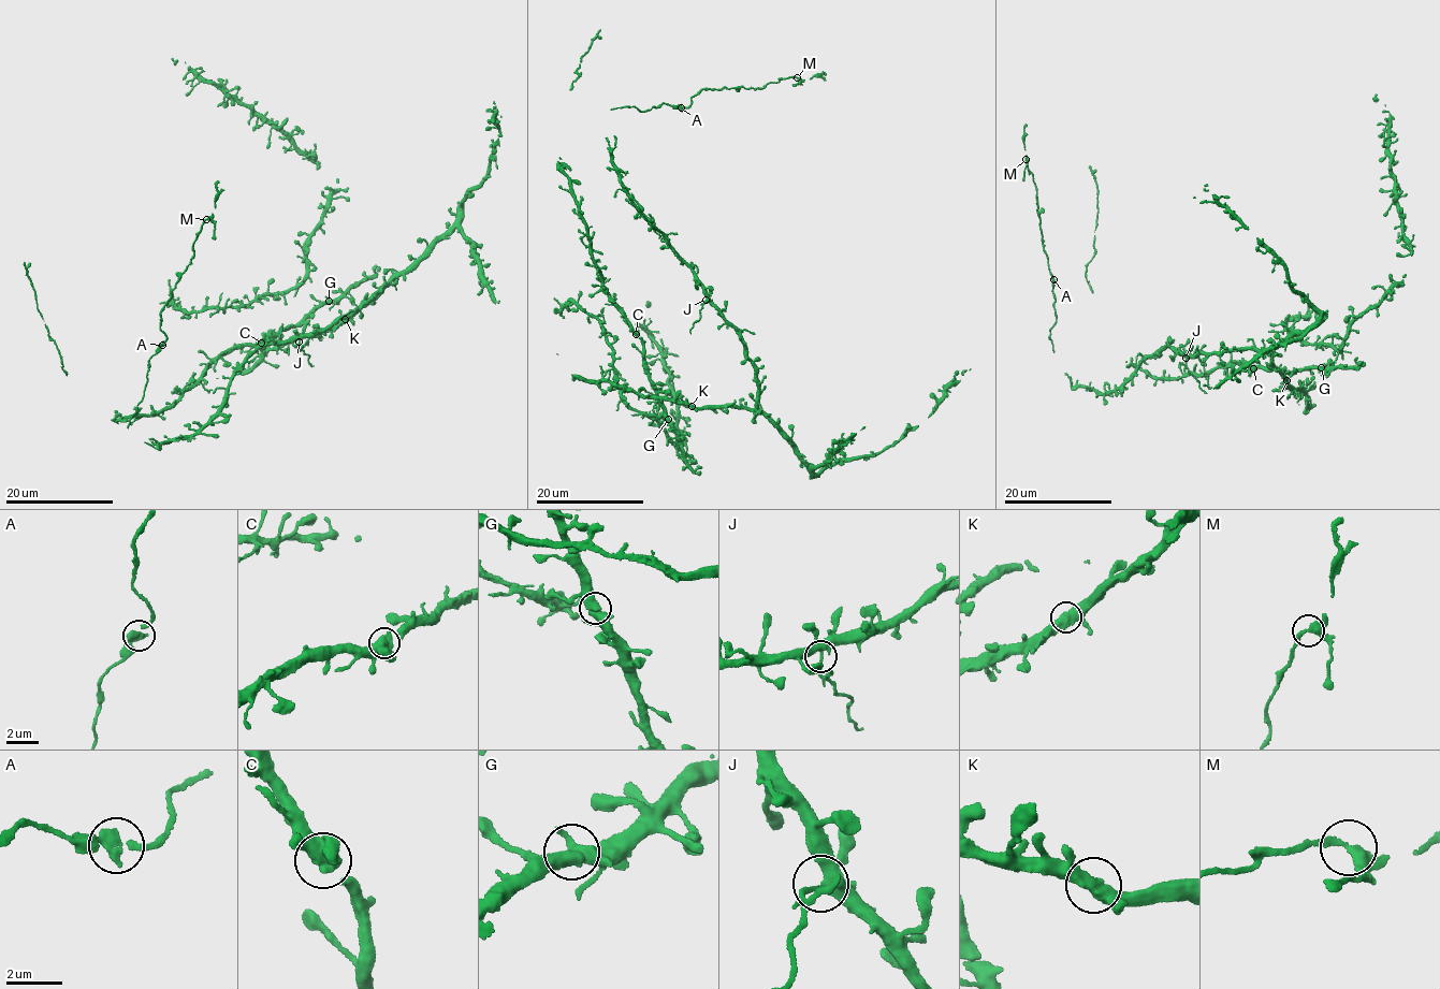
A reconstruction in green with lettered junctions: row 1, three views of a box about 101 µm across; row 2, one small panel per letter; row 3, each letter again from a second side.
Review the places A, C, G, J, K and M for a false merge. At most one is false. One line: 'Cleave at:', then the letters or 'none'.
Cleave at: none

